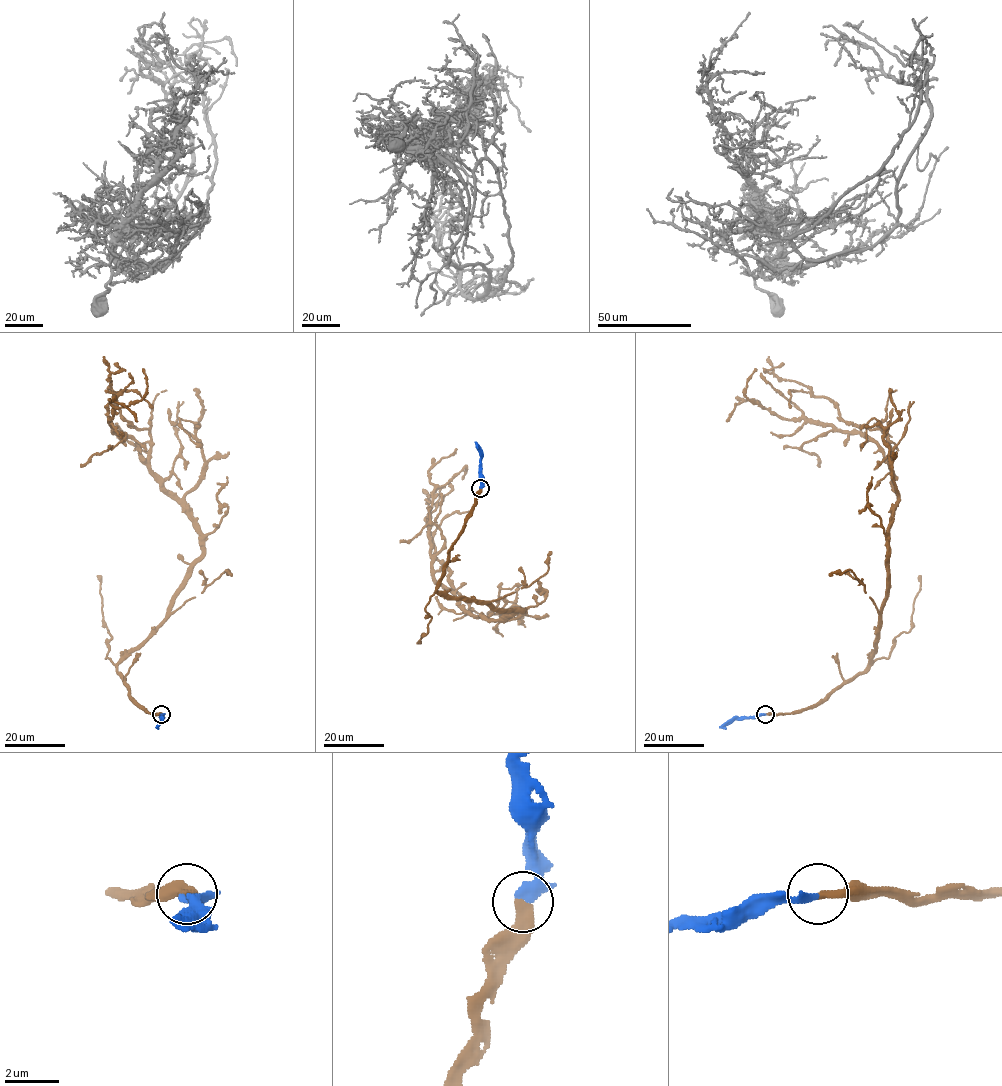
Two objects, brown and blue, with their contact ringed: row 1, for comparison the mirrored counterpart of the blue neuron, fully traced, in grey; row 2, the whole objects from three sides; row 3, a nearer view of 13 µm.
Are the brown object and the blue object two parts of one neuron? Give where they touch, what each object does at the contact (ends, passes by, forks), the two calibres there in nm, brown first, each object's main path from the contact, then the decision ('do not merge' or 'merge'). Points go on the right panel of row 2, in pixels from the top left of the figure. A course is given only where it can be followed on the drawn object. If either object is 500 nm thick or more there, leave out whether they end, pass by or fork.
place (765, 714); brown ends; blue passes by; calibres 380 and 240 nm; course brown (765, 714), (817, 704), (866, 668), (886, 595), (897, 491), (871, 439), (750, 401), (756, 369); course blue (765, 714), (736, 718), (719, 727); merge

